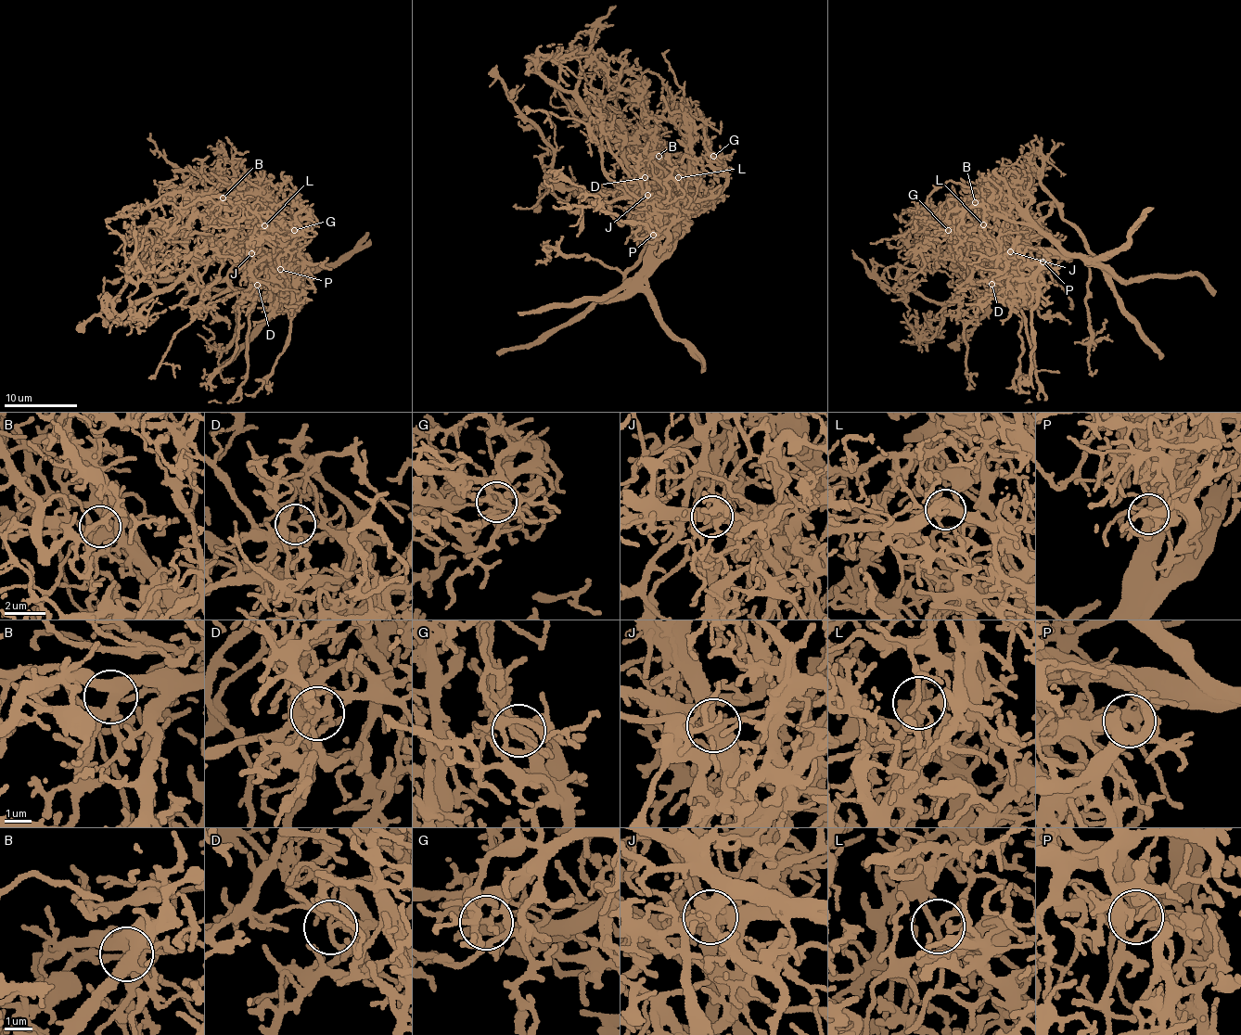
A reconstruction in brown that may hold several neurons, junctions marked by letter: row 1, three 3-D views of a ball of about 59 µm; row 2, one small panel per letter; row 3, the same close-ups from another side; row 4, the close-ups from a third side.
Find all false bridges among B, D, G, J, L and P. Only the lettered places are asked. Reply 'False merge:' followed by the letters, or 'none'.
False merge: D, J, L

